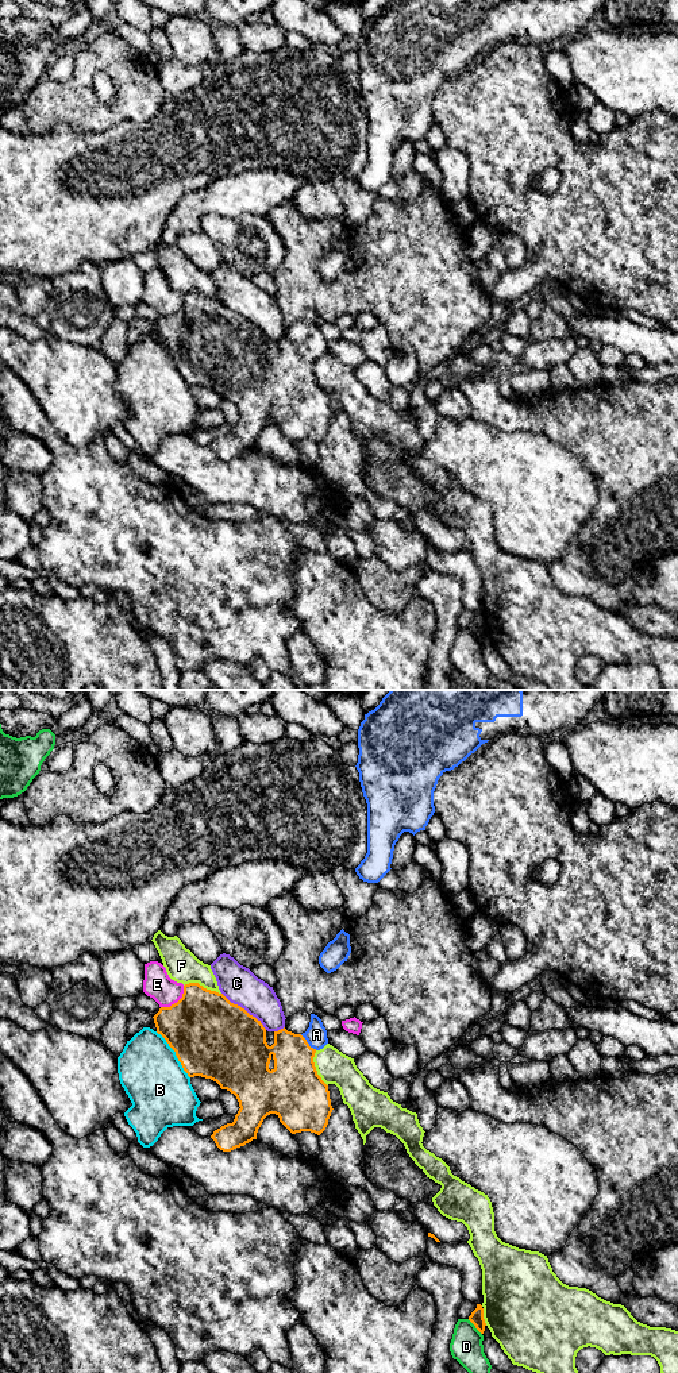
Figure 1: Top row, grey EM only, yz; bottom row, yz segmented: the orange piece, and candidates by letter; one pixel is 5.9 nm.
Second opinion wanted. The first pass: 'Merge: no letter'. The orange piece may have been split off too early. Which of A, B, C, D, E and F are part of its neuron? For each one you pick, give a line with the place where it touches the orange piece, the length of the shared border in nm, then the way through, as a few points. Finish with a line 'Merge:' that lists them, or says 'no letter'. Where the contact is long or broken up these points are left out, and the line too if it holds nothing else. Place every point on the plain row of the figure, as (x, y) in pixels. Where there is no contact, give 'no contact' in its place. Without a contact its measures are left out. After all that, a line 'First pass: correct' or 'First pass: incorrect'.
A: yz (308, 353) | 140 nm | across yz (293, 392), (293, 367), (308, 353), (316, 343)
Merge: A
First pass: incorrect

